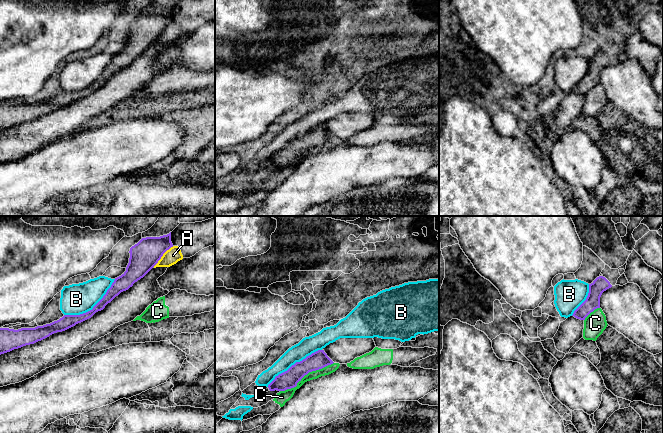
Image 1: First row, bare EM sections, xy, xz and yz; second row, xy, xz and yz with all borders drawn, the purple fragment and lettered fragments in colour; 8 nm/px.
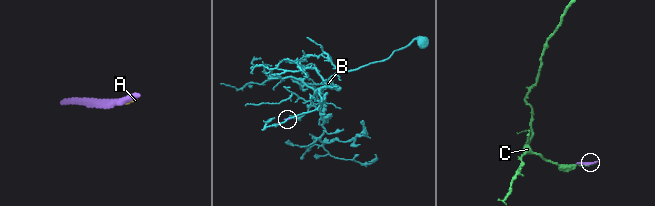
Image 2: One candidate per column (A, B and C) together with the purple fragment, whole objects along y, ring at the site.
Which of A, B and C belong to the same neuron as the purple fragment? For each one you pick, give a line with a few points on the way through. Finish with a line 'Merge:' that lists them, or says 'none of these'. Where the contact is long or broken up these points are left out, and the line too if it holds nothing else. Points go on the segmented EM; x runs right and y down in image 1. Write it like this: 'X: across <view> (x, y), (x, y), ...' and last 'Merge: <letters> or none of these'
Merge: none of these

